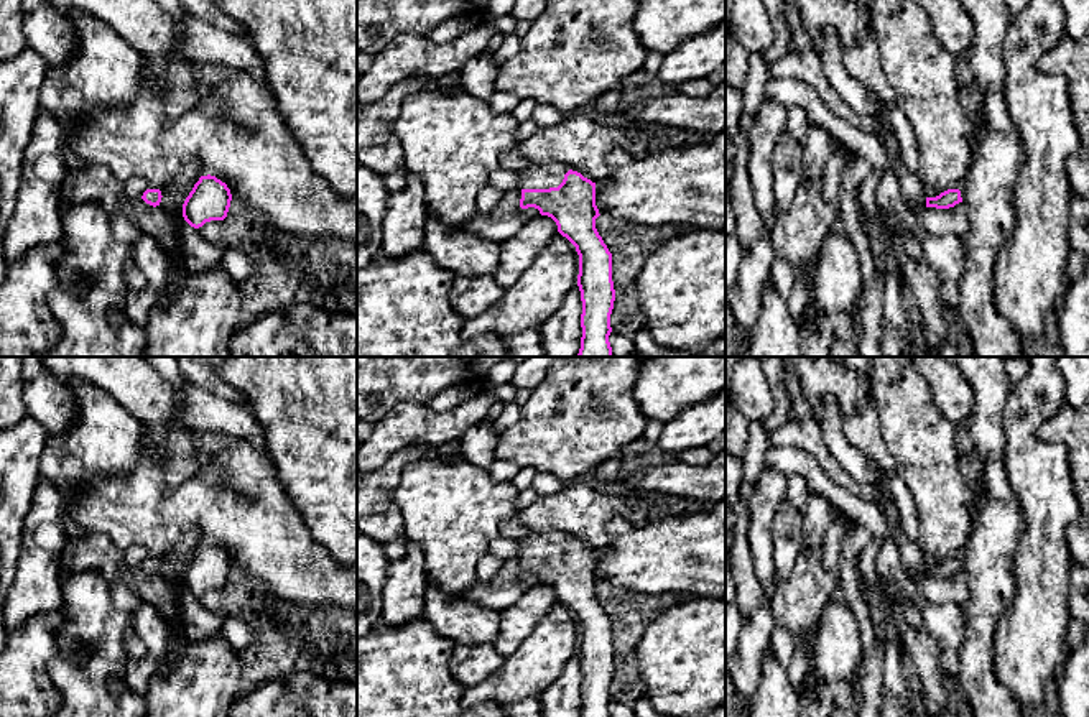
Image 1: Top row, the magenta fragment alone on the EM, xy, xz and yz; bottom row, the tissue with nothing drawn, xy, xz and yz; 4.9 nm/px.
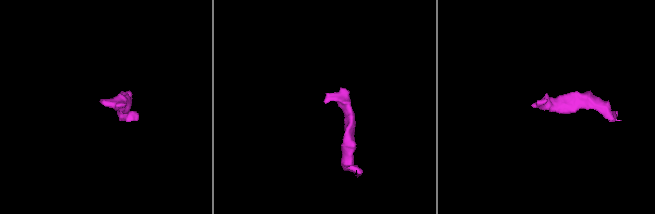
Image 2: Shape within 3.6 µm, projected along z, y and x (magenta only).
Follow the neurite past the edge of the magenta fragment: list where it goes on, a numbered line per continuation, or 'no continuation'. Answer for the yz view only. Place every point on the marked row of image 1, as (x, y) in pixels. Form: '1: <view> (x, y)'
1: yz (912, 188)

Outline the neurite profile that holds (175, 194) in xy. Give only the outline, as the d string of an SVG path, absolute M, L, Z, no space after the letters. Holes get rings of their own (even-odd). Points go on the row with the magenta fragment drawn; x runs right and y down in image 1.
M191 163L184 168L183 174L178 176L174 183L171 183L168 187L161 187L161 202L160 207L165 209L168 214L173 215L178 227L181 227L184 220L183 217L183 204L189 192L192 191L194 184L201 178L201 169L197 163Z

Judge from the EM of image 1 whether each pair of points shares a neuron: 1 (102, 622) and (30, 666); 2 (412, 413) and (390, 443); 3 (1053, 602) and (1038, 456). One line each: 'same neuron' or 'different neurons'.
1: different neurons
2: same neuron
3: same neuron

